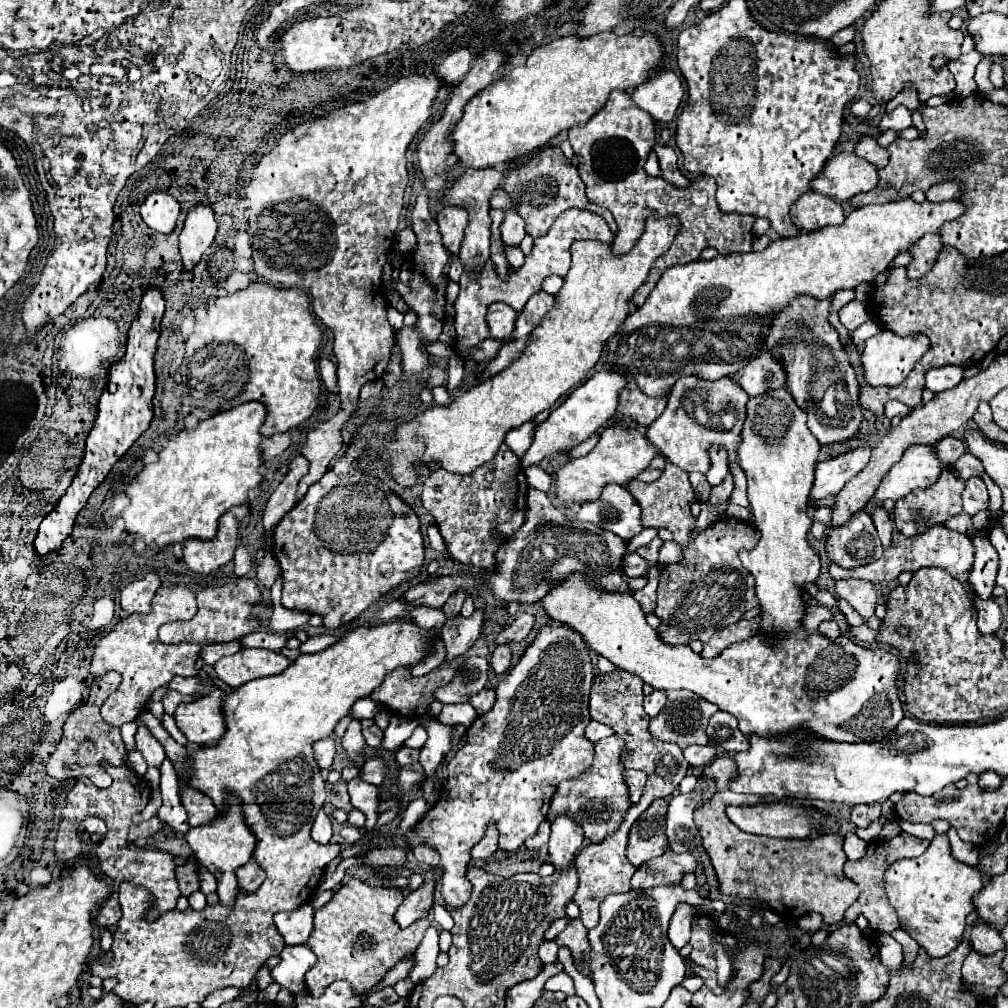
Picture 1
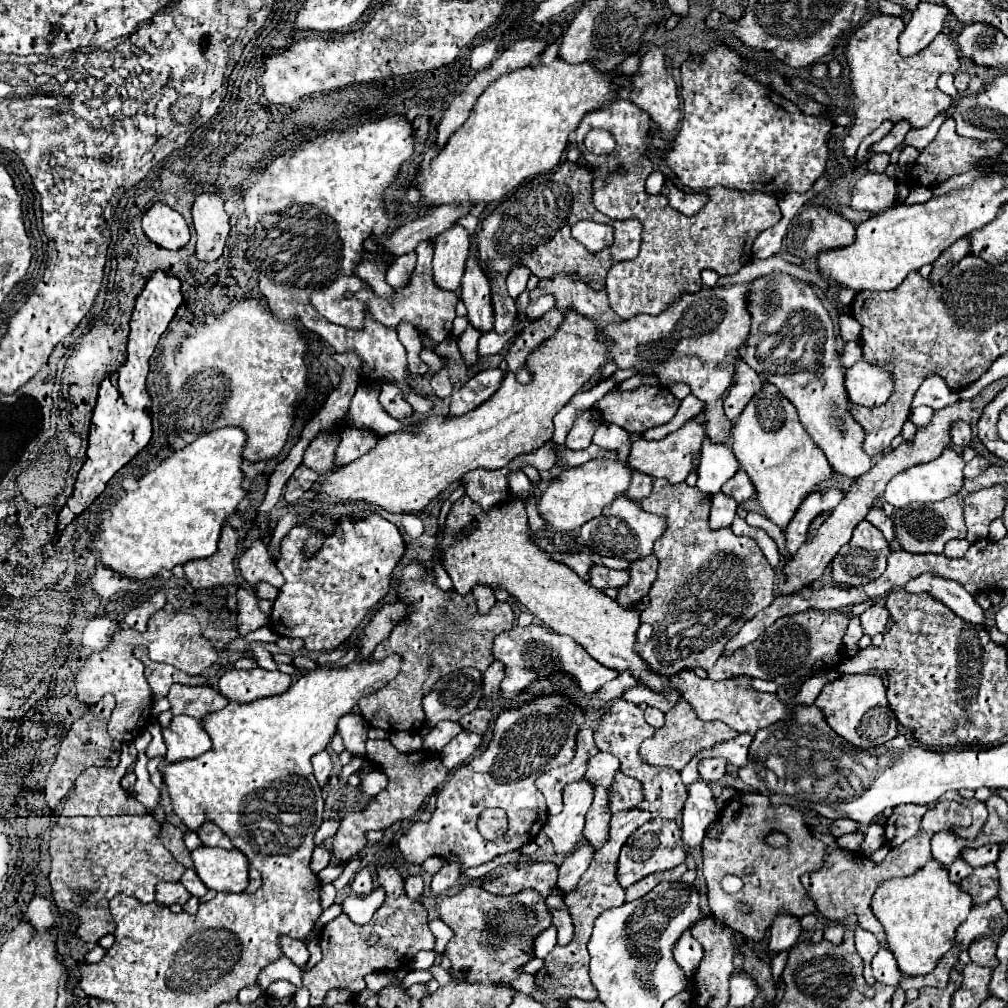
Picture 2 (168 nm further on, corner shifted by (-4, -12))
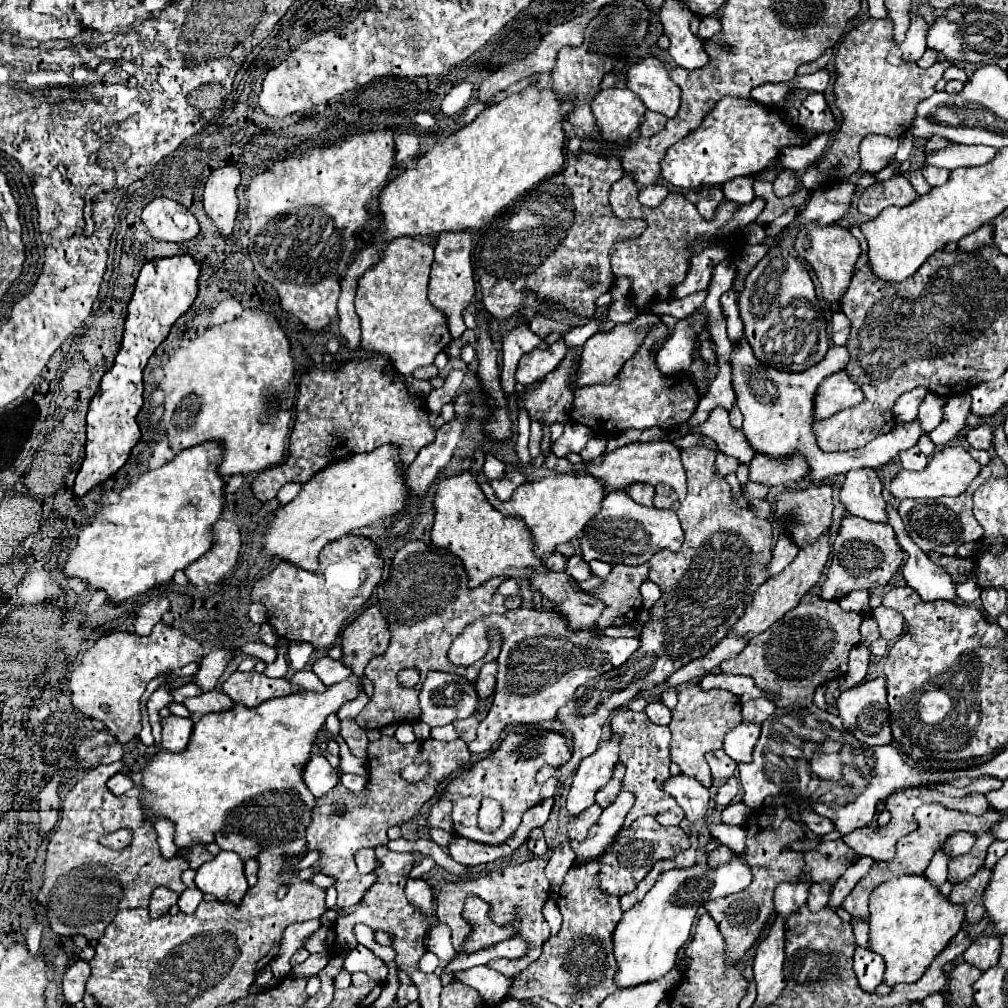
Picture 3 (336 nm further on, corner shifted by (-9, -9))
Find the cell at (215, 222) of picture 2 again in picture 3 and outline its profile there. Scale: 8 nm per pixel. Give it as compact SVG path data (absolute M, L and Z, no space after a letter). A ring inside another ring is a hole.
M227 165L223 169L215 169L205 183L205 193L203 193L205 213L215 223L217 231L223 237L229 237L235 225L239 207L235 189L239 181L241 181L239 169Z

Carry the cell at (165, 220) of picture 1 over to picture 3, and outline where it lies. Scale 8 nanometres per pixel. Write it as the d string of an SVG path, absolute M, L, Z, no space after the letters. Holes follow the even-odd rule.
M167 197L153 199L143 209L141 219L149 229L151 237L161 241L183 243L183 241L191 241L199 233L199 223L191 215L191 211Z

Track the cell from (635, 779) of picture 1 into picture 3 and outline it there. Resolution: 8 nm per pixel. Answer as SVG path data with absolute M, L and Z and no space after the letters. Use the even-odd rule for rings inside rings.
M617 763L617 765L615 765L615 773L613 773L611 781L597 792L595 802L599 803L603 809L605 809L605 807L609 807L609 805L615 801L615 797L619 795L623 775L625 775L625 767L623 767L623 763Z

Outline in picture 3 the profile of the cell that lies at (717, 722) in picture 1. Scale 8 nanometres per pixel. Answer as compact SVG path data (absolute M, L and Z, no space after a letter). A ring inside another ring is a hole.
M741 723L739 727L731 729L725 735L725 753L735 759L737 763L747 763L751 761L751 751L757 743L757 737L761 733L761 727L755 723Z

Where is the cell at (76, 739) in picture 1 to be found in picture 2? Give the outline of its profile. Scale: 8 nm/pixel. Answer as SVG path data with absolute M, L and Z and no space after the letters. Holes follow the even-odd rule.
M106 694L96 706L90 708L90 712L86 716L82 716L78 722L74 722L74 726L68 730L68 734L62 740L60 752L48 772L46 778L46 788L44 788L44 798L46 798L46 806L52 810L56 810L56 806L60 804L60 800L70 792L70 788L74 786L76 778L88 768L88 766L116 766L120 762L120 742L110 738L110 734L106 732L106 724L110 720L110 714L114 710L114 696Z

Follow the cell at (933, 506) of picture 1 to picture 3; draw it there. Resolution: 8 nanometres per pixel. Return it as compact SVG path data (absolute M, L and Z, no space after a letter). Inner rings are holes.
M999 457L991 459L991 465L983 467L981 473L973 479L971 487L957 497L939 497L939 499L903 499L897 507L907 533L911 535L911 539L915 541L915 545L919 545L921 551L929 553L929 551L937 551L943 555L955 555L955 549L967 541L977 541L983 537L983 529L981 525L977 525L977 519L971 513L973 507L973 493L977 487L981 487L989 477L1007 477L1007 469L1003 465L1003 461Z

